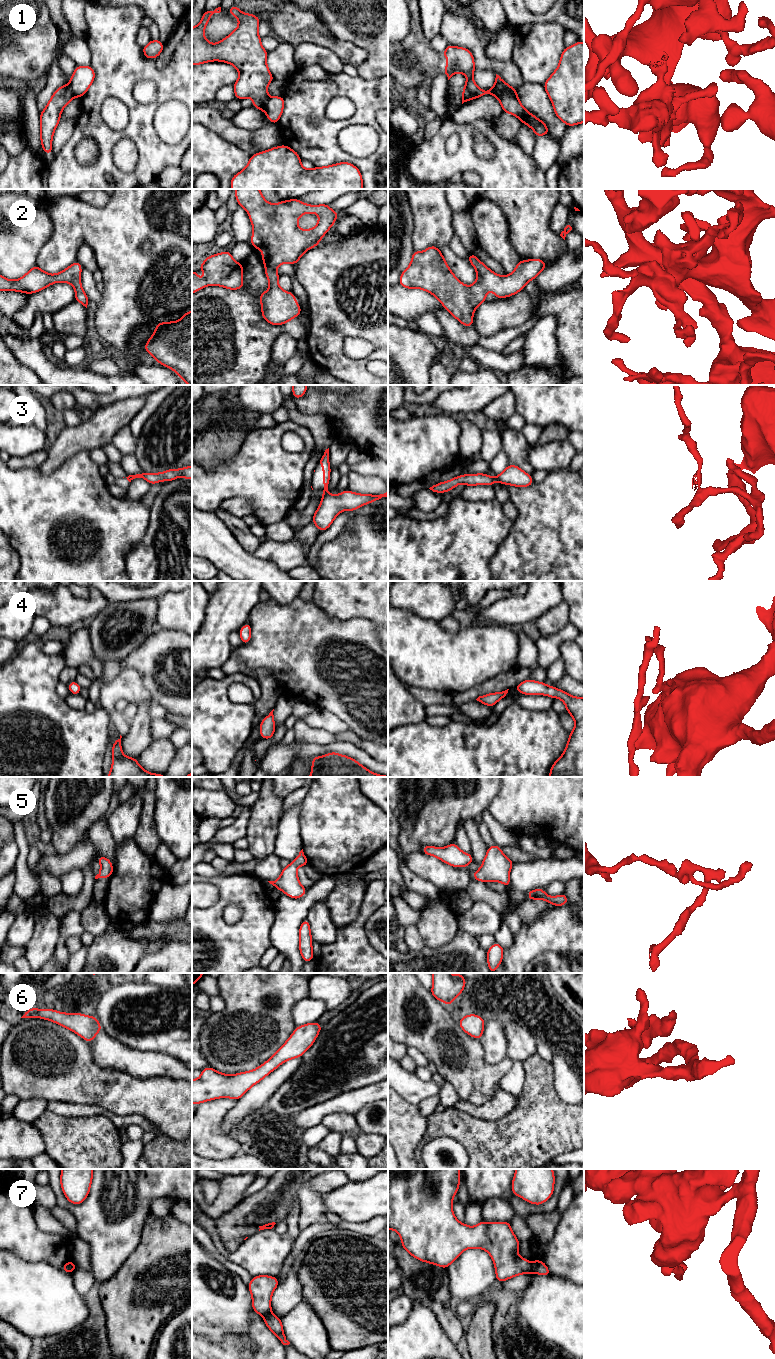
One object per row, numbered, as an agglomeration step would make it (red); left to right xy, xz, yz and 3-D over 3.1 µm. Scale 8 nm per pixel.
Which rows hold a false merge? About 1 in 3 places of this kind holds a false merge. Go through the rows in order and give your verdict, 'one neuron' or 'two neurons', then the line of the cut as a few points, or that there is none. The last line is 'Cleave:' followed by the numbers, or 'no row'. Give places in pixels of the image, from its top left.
1: two neurons | yz (493, 87), (499, 91), (516, 94)
2: one neuron | no cut
3: two neurons | yz (496, 476), (498, 481)
4: one neuron | no cut
5: one neuron | no cut
6: one neuron | no cut
7: two neurons | yz (530, 1263), (532, 1271)
Cleave: 1, 3, 7

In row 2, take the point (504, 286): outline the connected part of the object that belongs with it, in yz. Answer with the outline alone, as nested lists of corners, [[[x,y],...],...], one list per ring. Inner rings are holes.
[[[432,245],[422,252],[413,251],[408,268],[400,275],[399,284],[406,289],[418,288],[429,292],[461,324],[473,327],[473,313],[481,303],[487,301],[487,291],[494,291],[496,299],[513,296],[523,290],[527,282],[535,279],[542,270],[547,268],[546,263],[541,259],[519,260],[511,274],[499,276],[484,265],[473,253],[469,253],[468,262],[474,266],[477,273],[477,279],[471,286],[465,286],[458,280],[436,246]]]

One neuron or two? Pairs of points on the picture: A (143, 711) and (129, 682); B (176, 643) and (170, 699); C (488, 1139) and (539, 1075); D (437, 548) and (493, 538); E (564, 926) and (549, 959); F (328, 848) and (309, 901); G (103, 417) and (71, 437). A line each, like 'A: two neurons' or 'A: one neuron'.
A: two neurons
B: one neuron
C: one neuron
D: one neuron
E: two neurons
F: two neurons
G: one neuron

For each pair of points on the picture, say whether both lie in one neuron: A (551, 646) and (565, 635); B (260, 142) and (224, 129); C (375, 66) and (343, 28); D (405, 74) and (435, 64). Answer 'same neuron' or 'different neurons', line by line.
A: same neuron
B: same neuron
C: same neuron
D: same neuron

